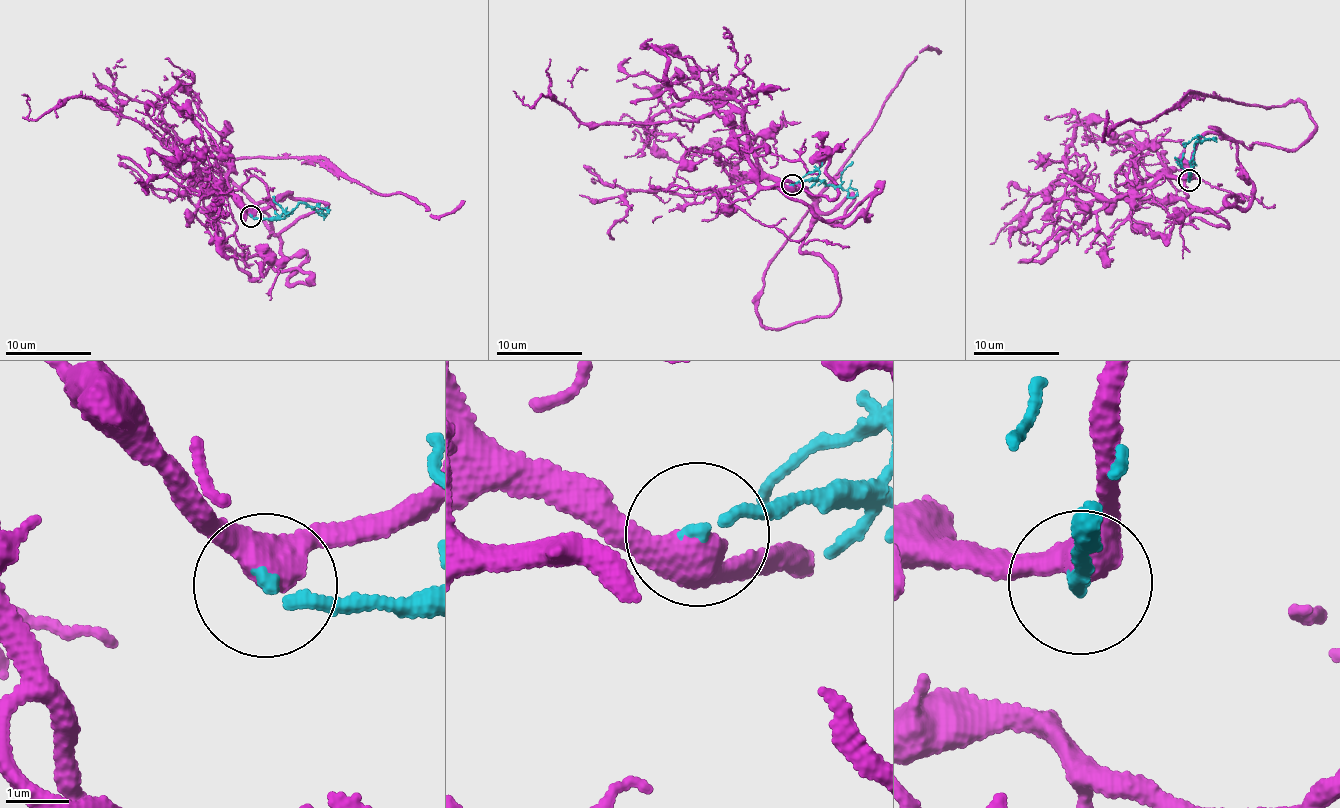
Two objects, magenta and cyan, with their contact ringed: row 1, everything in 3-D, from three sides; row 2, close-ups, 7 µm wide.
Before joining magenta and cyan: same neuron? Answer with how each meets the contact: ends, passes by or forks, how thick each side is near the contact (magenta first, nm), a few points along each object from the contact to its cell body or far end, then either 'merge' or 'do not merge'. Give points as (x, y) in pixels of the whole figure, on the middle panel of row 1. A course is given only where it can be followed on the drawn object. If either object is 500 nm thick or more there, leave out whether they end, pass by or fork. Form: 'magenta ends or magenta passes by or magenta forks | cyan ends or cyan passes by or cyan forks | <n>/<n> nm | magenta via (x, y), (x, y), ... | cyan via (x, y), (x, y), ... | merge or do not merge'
magenta passes by | cyan ends | 440/180 nm | magenta via (792, 184), (815, 205), (801, 250), (839, 299), (772, 329), (757, 308), (768, 261), (918, 52), (940, 52) | cyan via (792, 184), (812, 181), (838, 186), (852, 161) | merge

